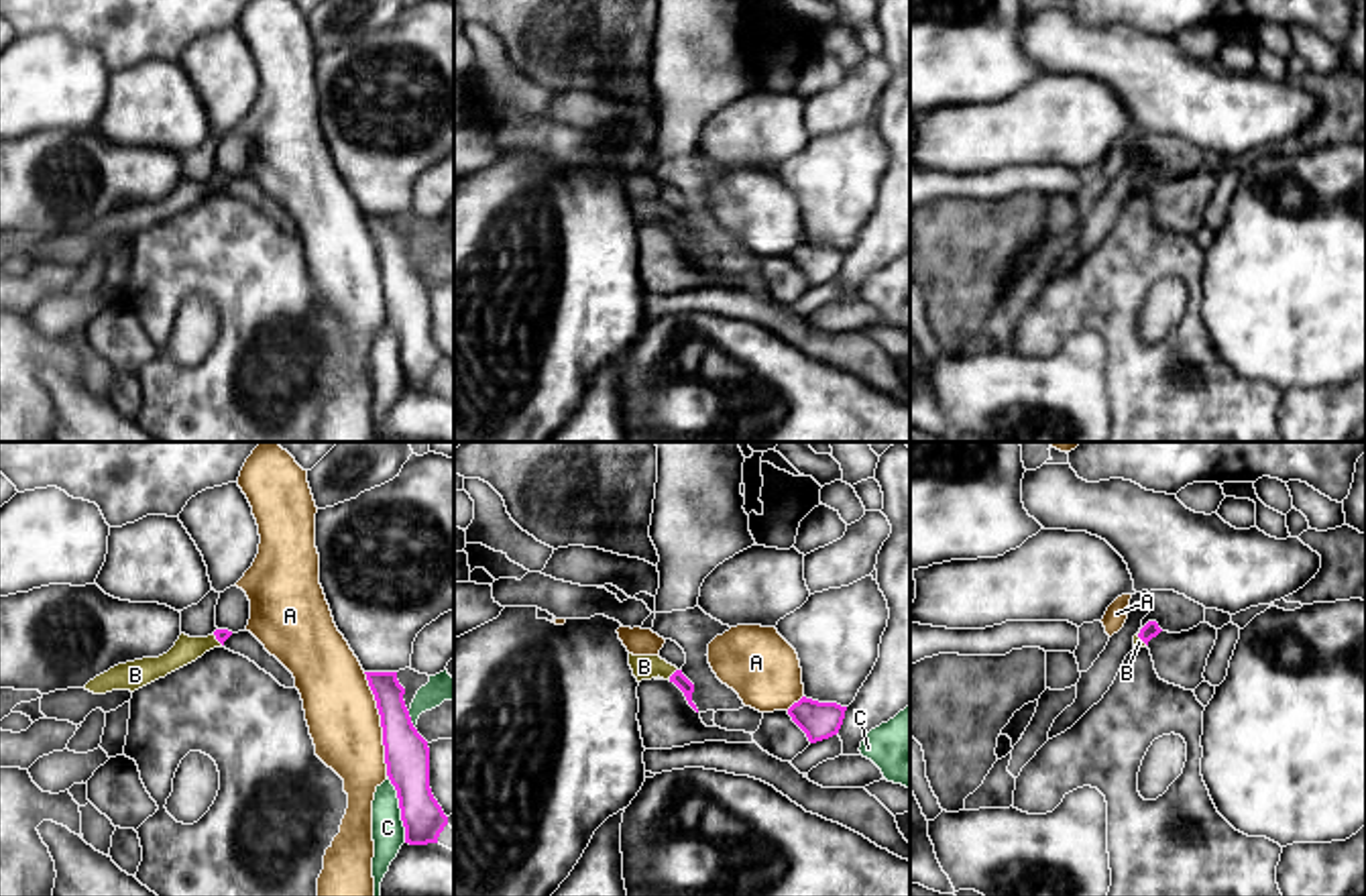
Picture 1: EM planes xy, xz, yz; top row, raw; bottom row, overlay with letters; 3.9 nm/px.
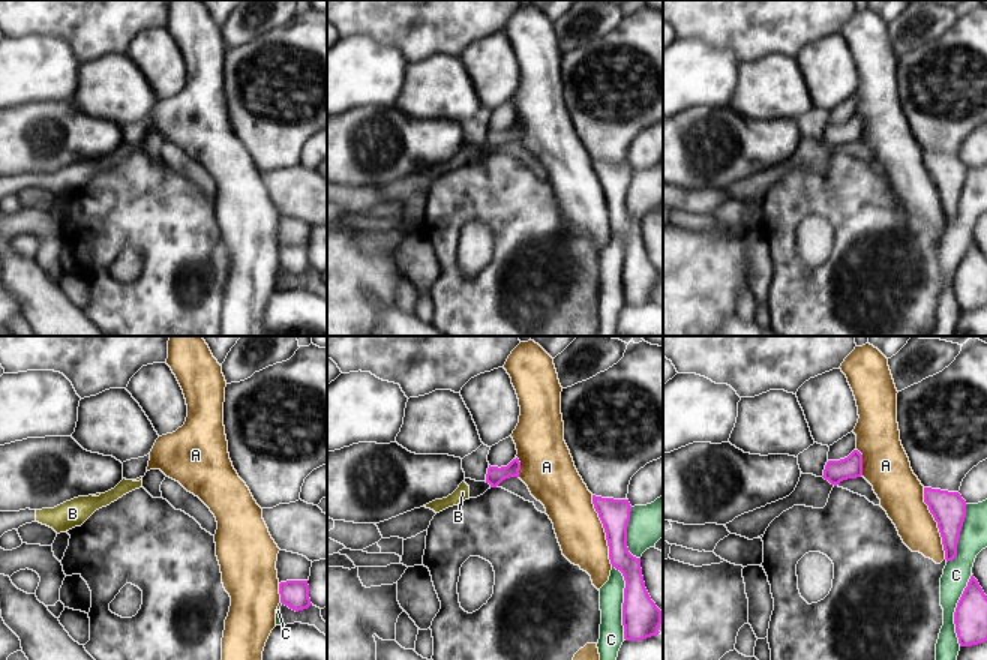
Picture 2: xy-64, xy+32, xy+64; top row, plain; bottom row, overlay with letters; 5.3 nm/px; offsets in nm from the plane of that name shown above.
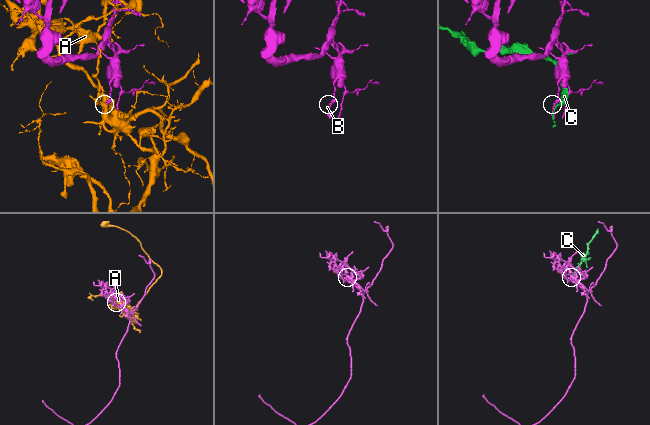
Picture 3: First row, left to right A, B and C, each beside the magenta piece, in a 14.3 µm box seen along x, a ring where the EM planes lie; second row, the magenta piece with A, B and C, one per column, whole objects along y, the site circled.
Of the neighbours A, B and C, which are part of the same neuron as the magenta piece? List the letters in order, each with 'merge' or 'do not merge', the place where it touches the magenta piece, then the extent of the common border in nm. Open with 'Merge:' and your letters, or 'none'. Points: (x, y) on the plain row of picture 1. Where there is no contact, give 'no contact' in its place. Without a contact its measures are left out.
Merge: B
A: do not merge | xy (381, 267) | 420 nm
B: merge | xz (672, 218) | 60 nm
C: do not merge | xy (400, 351) | 280 nm

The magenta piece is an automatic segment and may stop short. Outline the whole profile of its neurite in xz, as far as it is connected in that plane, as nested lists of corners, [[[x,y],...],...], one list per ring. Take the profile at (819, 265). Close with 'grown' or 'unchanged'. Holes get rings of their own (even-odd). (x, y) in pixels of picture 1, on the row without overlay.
[[[802,240],[788,253],[792,265],[806,277],[810,287],[839,277],[847,250],[837,246],[818,246]]]; unchanged

